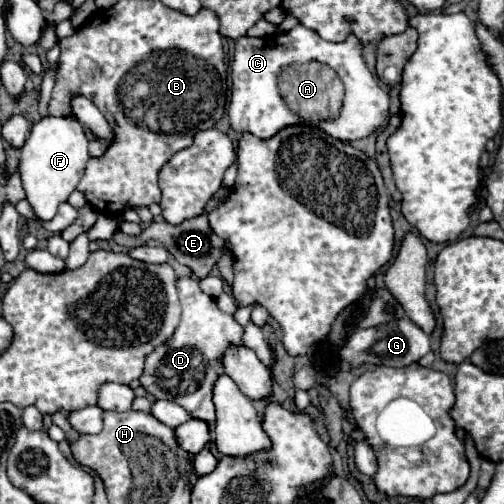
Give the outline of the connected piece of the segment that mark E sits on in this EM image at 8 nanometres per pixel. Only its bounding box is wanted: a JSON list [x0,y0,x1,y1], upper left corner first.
[113,212,225,278]

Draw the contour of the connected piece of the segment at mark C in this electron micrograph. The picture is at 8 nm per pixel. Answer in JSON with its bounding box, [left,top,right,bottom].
[227,24,389,142]

